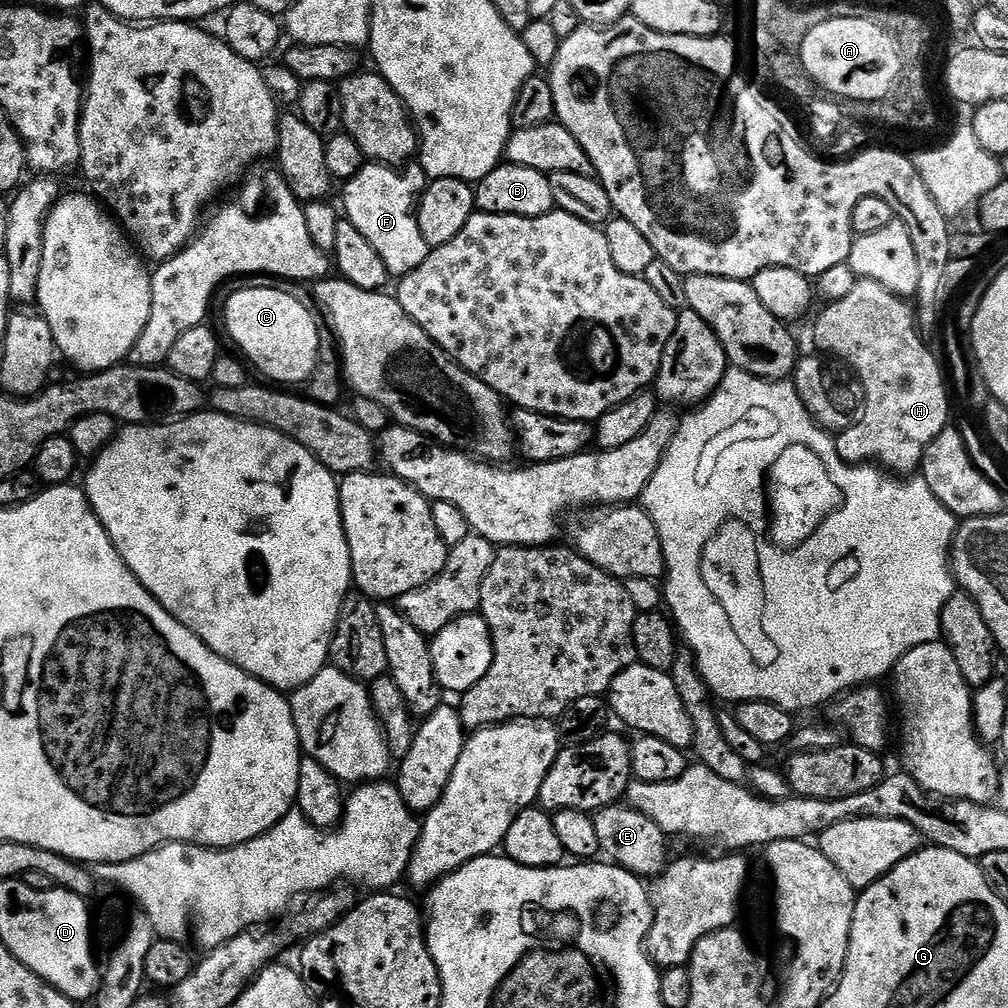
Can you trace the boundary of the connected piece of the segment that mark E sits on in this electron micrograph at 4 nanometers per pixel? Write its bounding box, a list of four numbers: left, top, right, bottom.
[594,802,670,878]

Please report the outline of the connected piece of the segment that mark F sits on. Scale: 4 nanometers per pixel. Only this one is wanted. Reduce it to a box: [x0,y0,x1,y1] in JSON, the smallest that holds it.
[343,162,430,277]

